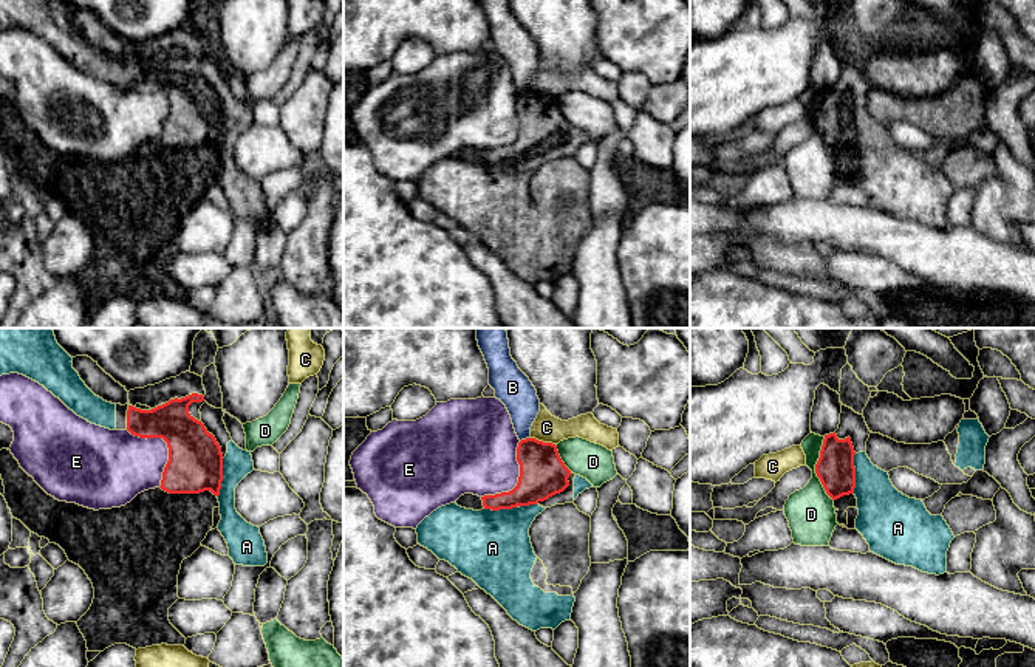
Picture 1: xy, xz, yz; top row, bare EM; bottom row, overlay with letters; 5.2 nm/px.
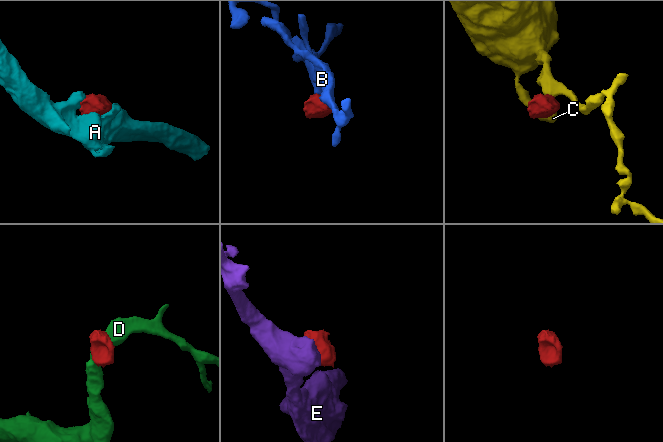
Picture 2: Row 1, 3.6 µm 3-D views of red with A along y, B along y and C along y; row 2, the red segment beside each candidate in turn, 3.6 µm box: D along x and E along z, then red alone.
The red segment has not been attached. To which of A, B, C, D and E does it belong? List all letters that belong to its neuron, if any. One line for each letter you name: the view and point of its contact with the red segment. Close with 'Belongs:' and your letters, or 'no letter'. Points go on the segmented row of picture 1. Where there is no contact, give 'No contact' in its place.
A: Touches red at yz (854, 474)
Belongs: A

